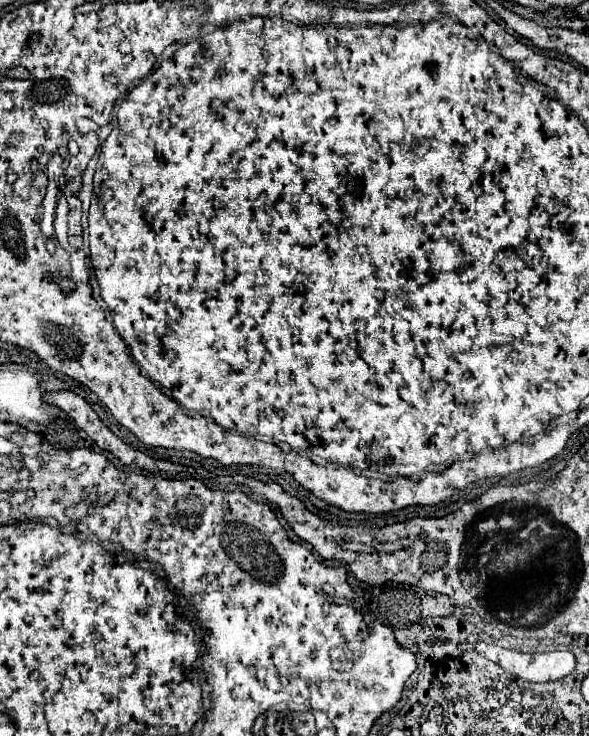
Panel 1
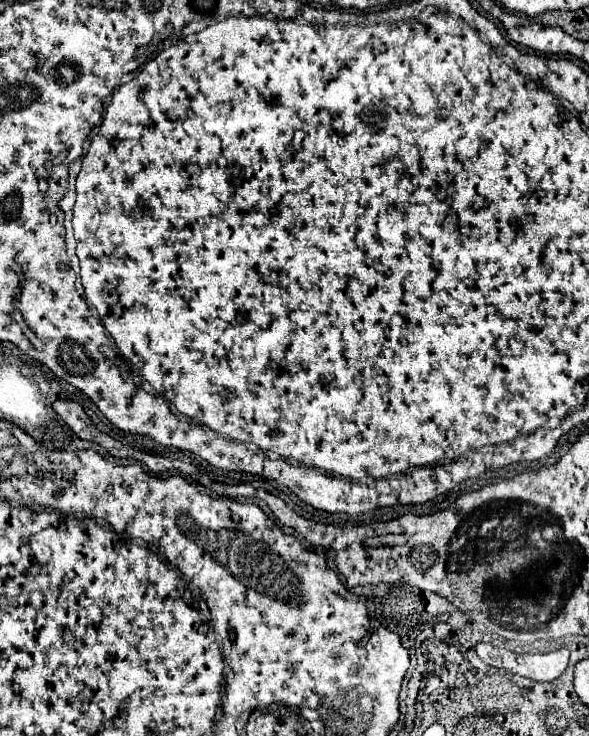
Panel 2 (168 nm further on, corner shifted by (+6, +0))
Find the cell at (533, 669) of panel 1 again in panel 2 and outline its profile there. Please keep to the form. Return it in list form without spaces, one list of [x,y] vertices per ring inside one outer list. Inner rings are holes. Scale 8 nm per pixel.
[[[481,642],[475,646],[475,652],[483,662],[495,668],[505,668],[517,676],[525,676],[535,682],[553,682],[565,672],[569,664],[567,648],[547,654],[515,654],[511,650]]]

